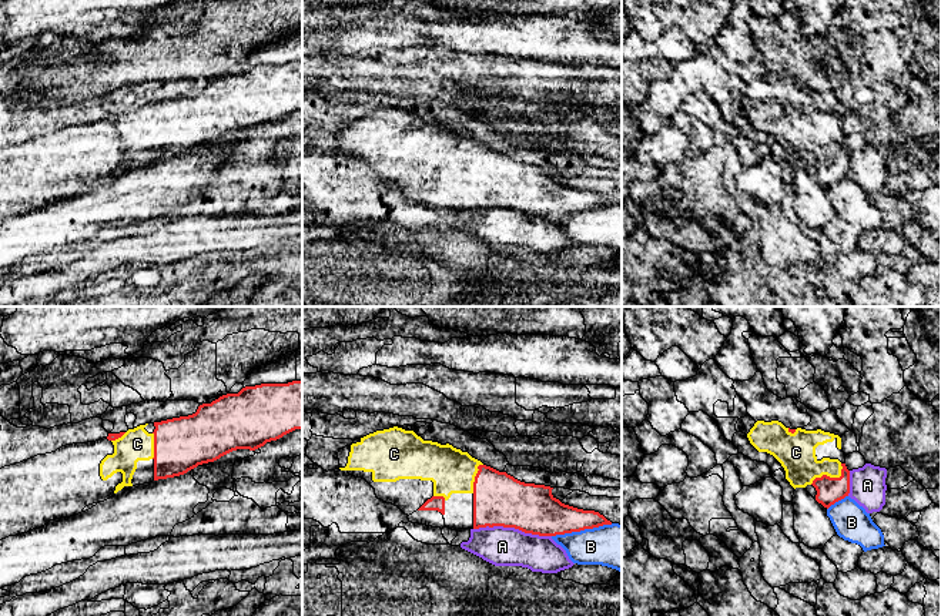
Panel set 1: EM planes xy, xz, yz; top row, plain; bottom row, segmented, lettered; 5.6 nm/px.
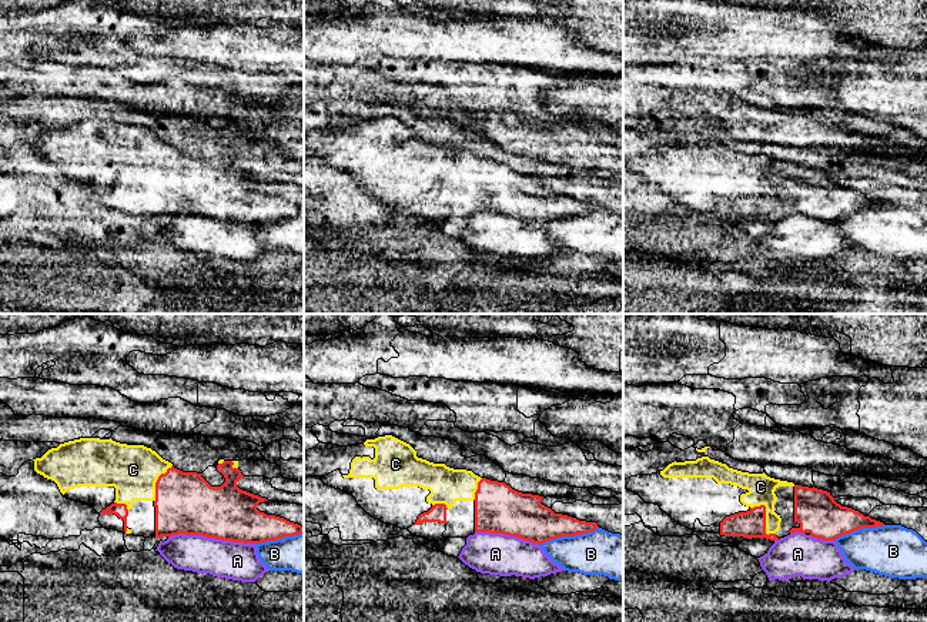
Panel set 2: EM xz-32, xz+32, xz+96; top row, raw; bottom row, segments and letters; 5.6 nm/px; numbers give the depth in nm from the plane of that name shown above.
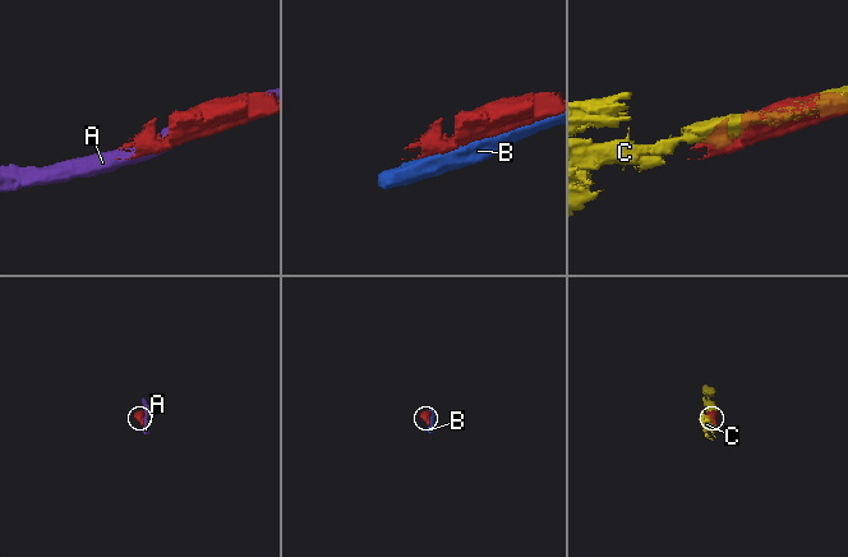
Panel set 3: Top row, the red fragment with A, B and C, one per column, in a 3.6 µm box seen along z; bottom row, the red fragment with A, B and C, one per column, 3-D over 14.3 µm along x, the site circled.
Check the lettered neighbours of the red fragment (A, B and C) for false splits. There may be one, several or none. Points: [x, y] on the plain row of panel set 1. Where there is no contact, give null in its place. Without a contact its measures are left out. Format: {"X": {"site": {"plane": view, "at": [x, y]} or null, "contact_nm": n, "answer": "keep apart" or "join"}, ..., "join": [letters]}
{"A": {"site": {"plane": "xz", "at": [512, 207]}, "contact_nm": 440, "answer": "keep apart"}, "B": {"site": {"plane": "xz", "at": [582, 210]}, "contact_nm": 360, "answer": "keep apart"}, "C": {"site": {"plane": "yz", "at": [829, 157]}, "contact_nm": 220, "answer": "join"}, "join": ["C"]}

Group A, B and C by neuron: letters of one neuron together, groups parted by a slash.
A / B / C

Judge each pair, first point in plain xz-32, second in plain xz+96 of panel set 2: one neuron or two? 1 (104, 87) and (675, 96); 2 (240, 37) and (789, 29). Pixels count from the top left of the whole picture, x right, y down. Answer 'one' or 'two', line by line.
1: one
2: one

